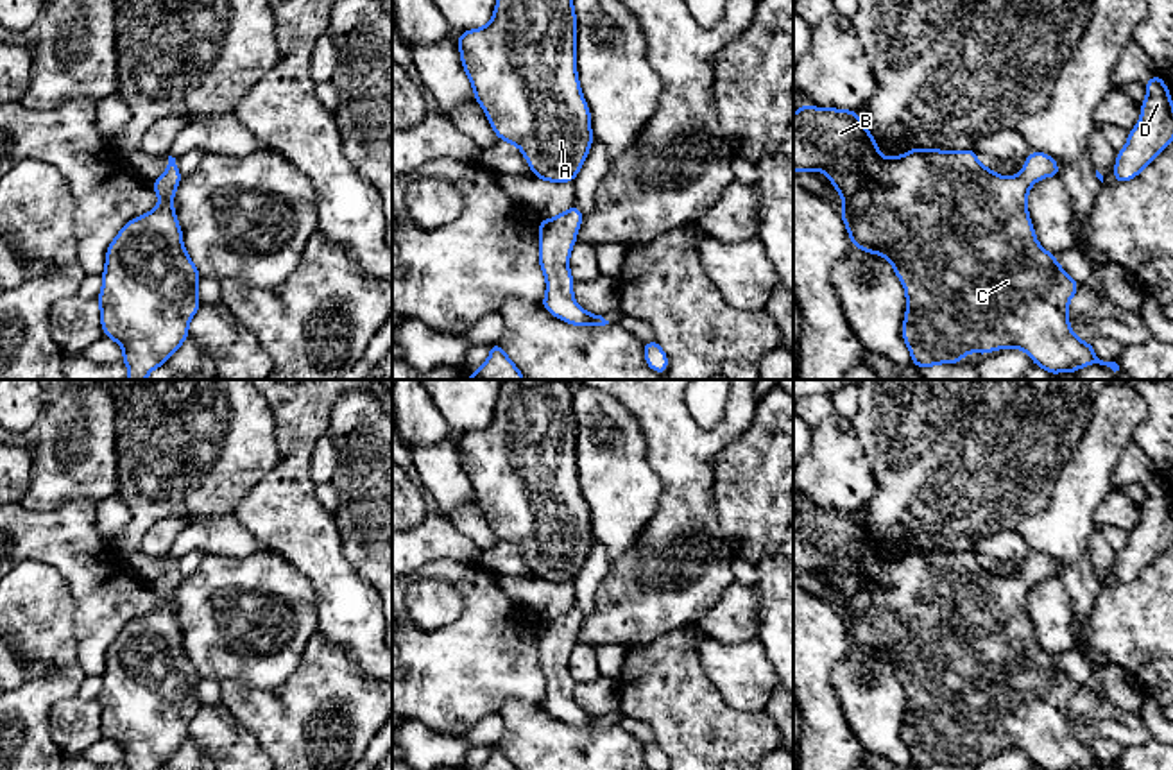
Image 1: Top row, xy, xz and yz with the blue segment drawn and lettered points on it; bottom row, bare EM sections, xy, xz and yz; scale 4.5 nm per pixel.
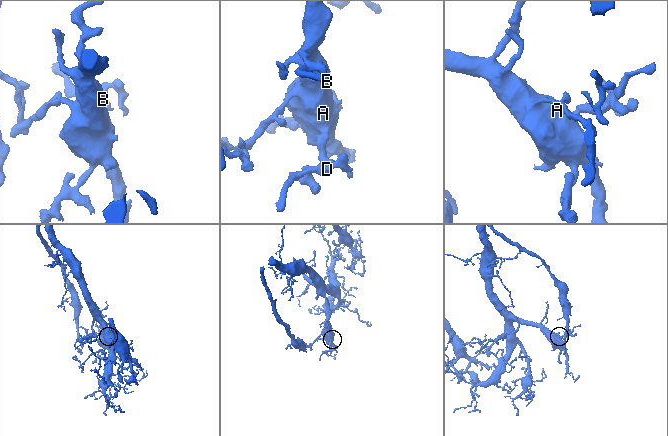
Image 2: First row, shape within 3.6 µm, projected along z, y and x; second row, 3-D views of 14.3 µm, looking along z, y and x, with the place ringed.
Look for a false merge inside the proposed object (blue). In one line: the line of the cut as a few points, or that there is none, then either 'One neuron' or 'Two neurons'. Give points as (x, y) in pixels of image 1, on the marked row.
No split. One neuron

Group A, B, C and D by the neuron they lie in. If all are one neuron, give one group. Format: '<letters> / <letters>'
A B C D

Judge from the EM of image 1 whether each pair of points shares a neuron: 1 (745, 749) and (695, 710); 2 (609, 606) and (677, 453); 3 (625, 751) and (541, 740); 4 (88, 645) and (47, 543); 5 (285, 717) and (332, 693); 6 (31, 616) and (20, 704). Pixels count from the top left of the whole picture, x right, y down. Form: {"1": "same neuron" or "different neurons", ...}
{"1": "same neuron", "2": "same neuron", "3": "same neuron", "4": "same neuron", "5": "same neuron", "6": "same neuron"}

